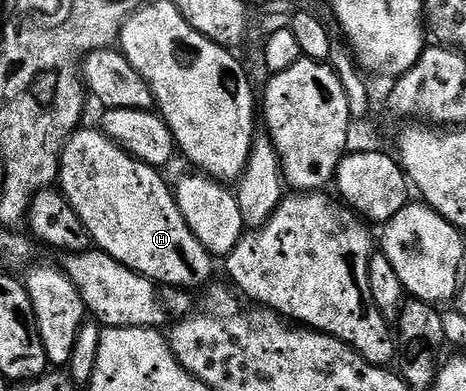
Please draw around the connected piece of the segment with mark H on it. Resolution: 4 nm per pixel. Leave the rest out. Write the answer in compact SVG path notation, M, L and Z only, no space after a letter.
M77 129L64 144L64 150L60 154L58 186L82 224L86 224L93 243L126 268L146 276L161 287L192 288L188 286L202 285L212 274L213 255L200 243L198 236L190 232L190 224L186 224L176 203L173 187L167 186L160 175L163 173L157 167L147 166L134 155L121 150L117 142L112 142L104 135L103 130L84 129Z

